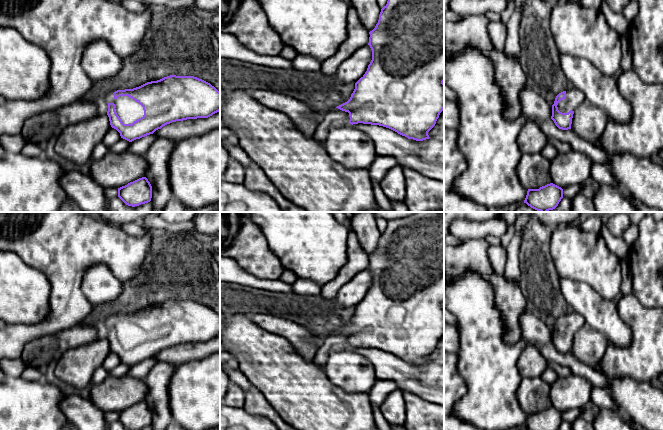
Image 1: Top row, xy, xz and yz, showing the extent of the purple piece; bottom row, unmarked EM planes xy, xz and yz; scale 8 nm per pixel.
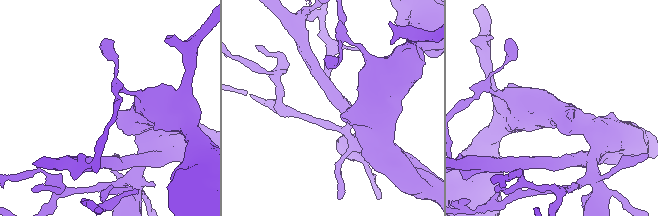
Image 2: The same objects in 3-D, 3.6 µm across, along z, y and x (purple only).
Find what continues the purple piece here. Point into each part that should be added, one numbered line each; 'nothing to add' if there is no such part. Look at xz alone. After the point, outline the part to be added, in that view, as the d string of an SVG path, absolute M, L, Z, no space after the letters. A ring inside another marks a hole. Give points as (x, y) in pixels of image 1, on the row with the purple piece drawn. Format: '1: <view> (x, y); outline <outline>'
1: xz (336, 117); outline M333 108L329 113L323 116L322 122L317 127L313 137L324 144L331 128L349 125L349 120L350 116L348 112Z

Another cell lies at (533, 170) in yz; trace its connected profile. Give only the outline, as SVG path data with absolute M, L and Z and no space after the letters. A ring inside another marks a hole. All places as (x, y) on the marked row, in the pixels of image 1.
M523 153L517 167L520 182L527 189L539 189L552 183L550 176L550 160L541 153Z

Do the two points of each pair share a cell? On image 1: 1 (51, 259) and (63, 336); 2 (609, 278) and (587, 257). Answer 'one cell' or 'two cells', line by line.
1: two cells
2: one cell

